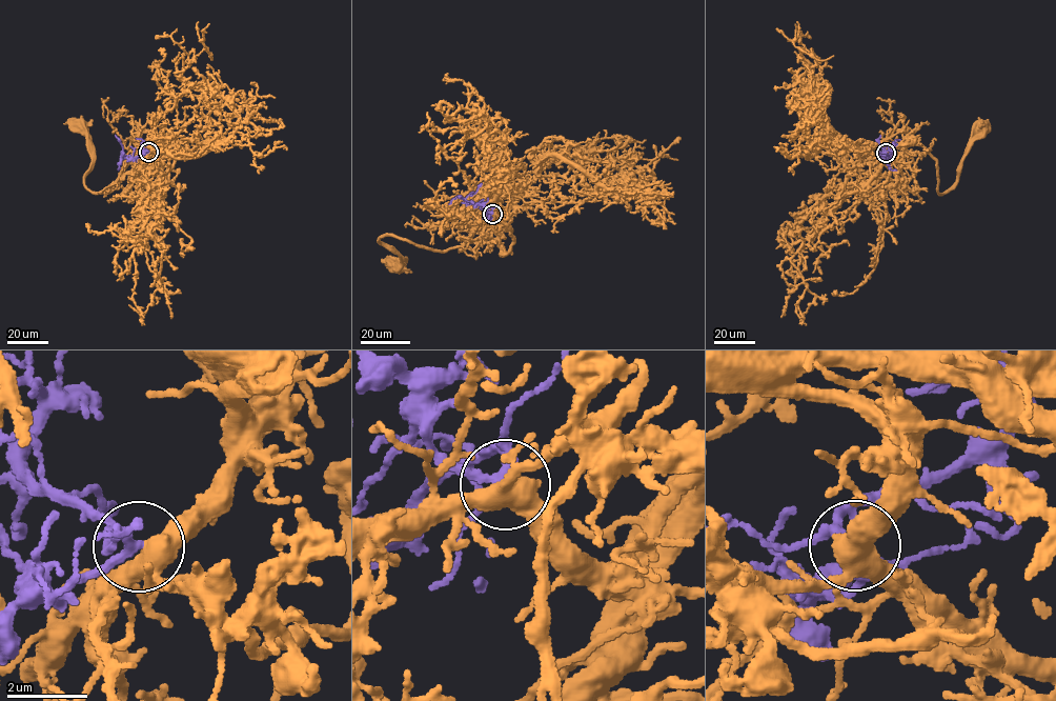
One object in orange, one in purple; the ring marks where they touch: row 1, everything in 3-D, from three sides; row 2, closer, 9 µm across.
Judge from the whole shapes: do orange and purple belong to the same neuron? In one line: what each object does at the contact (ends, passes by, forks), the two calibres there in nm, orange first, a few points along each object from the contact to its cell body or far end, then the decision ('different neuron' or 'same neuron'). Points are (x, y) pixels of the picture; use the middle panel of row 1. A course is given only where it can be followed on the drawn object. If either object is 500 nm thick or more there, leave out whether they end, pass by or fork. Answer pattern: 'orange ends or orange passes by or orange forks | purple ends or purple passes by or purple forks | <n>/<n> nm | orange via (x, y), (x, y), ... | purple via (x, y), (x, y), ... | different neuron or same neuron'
orange forks | purple forks | 440/180 nm | orange via (492, 213), (500, 221), (492, 242), (470, 240), (444, 252), (381, 236), (380, 241), (403, 257), (398, 264) | purple via (491, 213), (483, 205), (466, 199), (475, 193), (478, 185) | same neuron

